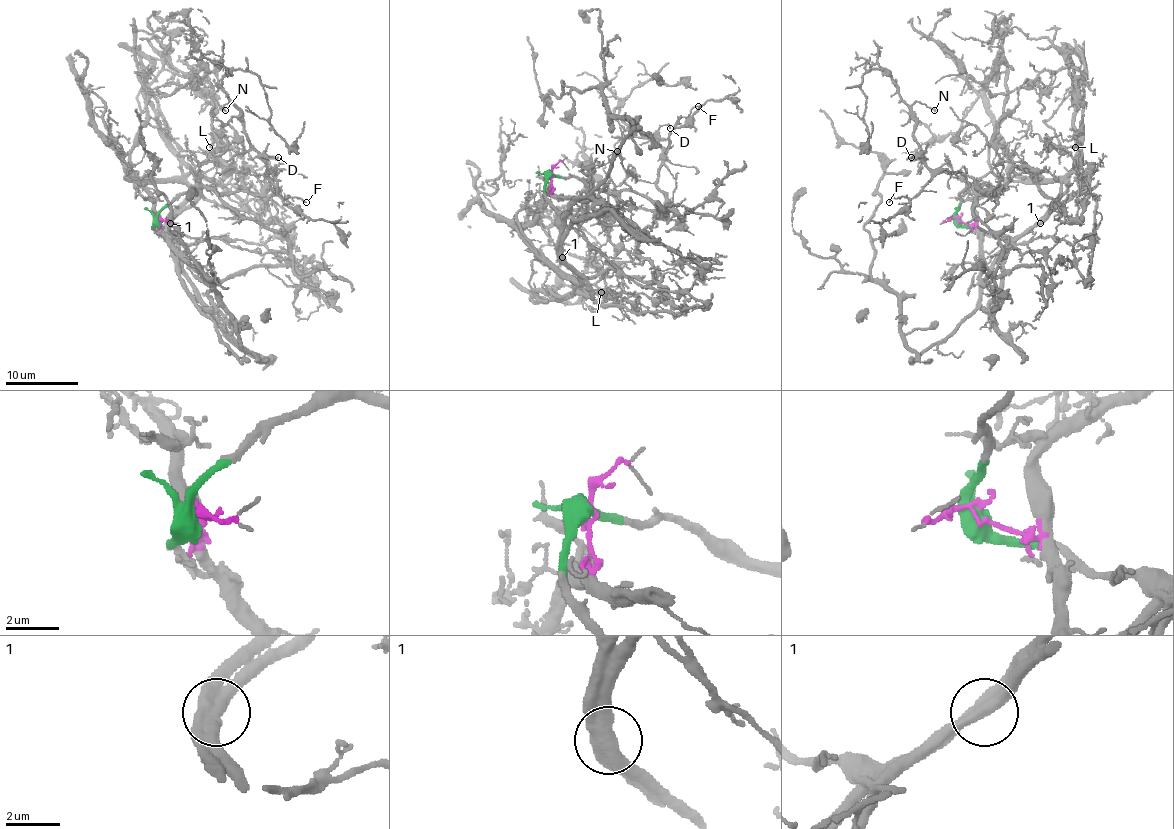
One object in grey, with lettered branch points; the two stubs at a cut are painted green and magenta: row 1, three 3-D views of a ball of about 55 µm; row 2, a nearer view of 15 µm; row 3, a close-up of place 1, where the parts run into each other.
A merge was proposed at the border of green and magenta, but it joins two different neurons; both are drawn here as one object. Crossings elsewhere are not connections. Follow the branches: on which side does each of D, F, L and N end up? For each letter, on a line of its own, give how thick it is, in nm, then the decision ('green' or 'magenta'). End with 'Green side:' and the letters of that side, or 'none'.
D: 160 nm | green
F: 110 nm | green
L: 200 nm | magenta
N: 130 nm | green
Green side: D, F, N

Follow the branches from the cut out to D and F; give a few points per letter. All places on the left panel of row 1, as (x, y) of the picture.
D: (159, 220), (181, 194), (195, 189), (268, 194), (273, 187), (264, 174), (269, 171), (266, 156), (278, 156)
F: (159, 220), (181, 194), (195, 189), (268, 194), (273, 187), (264, 174), (269, 172), (282, 198), (306, 201)

